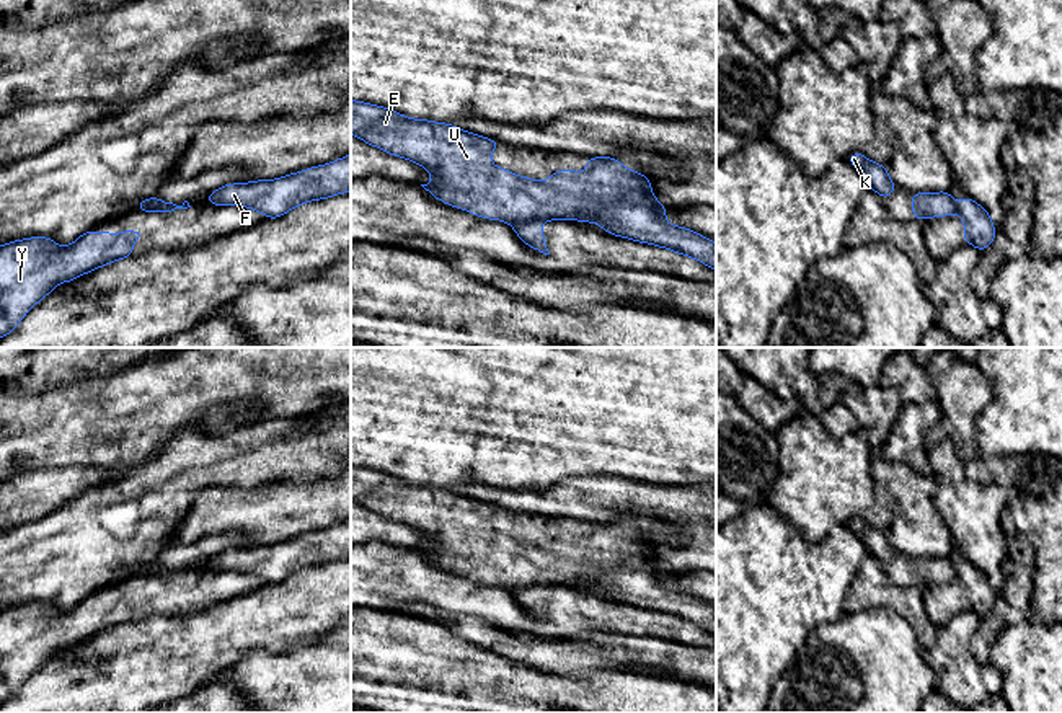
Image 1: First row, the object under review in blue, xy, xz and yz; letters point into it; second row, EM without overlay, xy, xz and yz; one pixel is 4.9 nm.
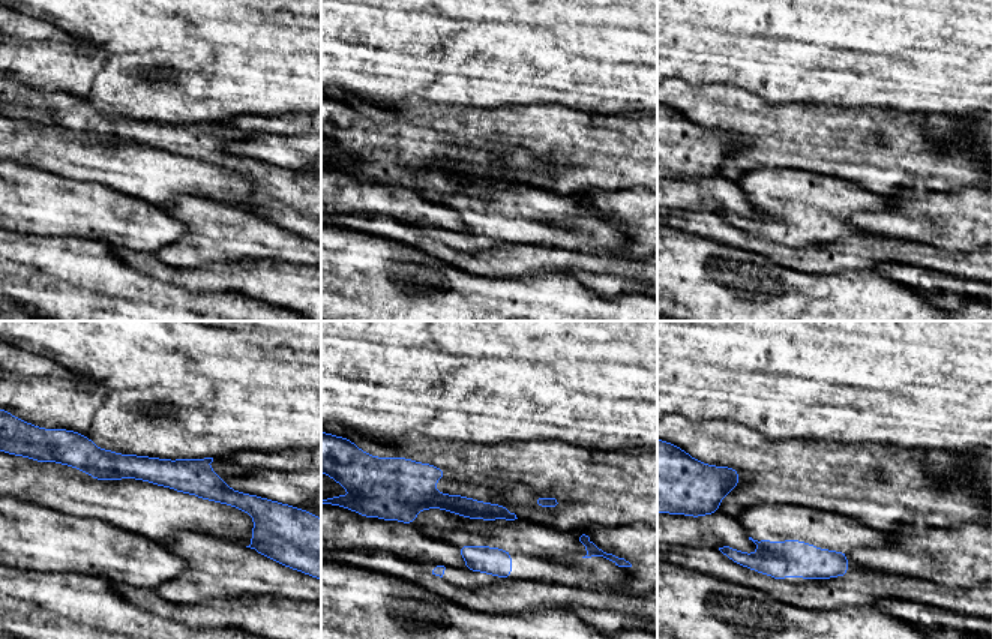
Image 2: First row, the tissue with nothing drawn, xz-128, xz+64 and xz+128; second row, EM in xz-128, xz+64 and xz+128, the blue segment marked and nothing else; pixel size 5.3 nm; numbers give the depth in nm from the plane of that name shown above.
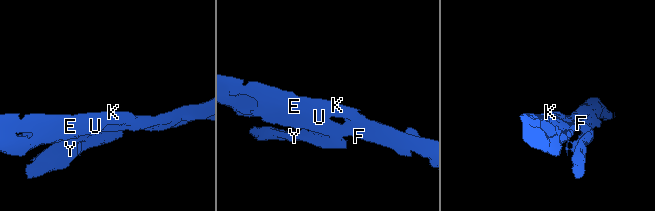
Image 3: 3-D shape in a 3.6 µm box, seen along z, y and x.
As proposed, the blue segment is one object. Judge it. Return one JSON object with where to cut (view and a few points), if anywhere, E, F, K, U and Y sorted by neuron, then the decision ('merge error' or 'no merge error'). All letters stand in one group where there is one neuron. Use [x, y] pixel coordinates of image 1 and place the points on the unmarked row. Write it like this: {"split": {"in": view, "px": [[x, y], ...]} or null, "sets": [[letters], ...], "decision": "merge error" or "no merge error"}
{"split": {"in": "xz", "px": [[539, 584], [511, 589]]}, "sets": [["E", "F", "K", "U"], ["Y"]], "decision": "merge error"}

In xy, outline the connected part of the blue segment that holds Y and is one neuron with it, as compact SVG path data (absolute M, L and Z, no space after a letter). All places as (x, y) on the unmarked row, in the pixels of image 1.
M108 596L83 597L69 612L59 612L51 602L31 602L8 607L0 612L0 703L13 698L24 680L49 661L57 649L77 643L114 627L134 622L132 609L142 605L142 596L122 596L111 600Z

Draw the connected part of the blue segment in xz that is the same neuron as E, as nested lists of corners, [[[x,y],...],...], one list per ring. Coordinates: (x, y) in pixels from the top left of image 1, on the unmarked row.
[[[351,465],[351,499],[385,519],[426,534],[432,547],[421,551],[431,561],[476,582],[506,589],[540,584],[599,589],[610,600],[667,613],[716,636],[716,609],[688,592],[666,587],[664,581],[670,574],[657,568],[651,545],[625,534],[620,524],[589,522],[584,538],[564,534],[551,537],[546,547],[537,547],[493,530],[489,520],[501,511],[494,504],[467,498],[455,489],[413,485],[390,473],[356,465]]]

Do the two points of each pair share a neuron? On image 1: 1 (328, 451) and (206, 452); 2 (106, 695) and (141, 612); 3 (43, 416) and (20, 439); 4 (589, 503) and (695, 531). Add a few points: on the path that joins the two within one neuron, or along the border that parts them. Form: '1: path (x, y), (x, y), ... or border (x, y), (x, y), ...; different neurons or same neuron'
1: path (297, 451), (237, 452); same neuron
2: border (175, 614), (137, 619), (134, 622); different neurons
3: path (38, 421), (25, 434); same neuron
4: path (615, 509), (623, 504), (669, 504); same neuron

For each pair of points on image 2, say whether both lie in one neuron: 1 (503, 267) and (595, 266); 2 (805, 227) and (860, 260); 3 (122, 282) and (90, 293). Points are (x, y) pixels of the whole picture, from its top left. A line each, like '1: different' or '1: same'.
1: same
2: different
3: same

